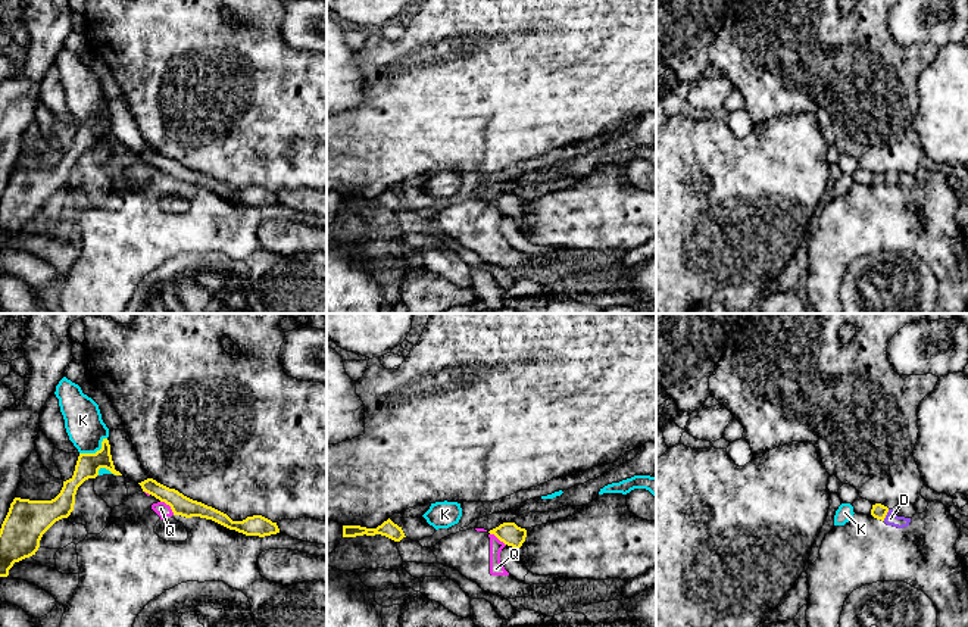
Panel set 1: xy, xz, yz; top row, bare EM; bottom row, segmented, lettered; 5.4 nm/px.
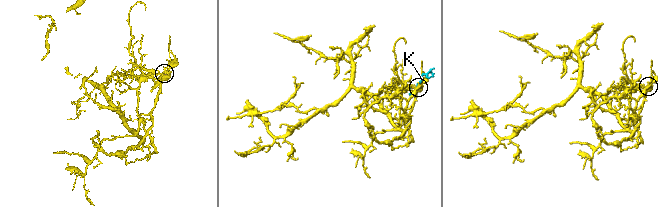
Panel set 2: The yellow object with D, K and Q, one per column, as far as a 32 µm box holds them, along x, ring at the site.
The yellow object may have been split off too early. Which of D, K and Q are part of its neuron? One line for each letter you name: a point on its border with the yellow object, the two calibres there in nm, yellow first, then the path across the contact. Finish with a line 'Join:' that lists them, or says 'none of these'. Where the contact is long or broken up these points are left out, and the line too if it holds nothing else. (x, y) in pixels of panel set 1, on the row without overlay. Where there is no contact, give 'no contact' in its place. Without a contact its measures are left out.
Join: none of these

